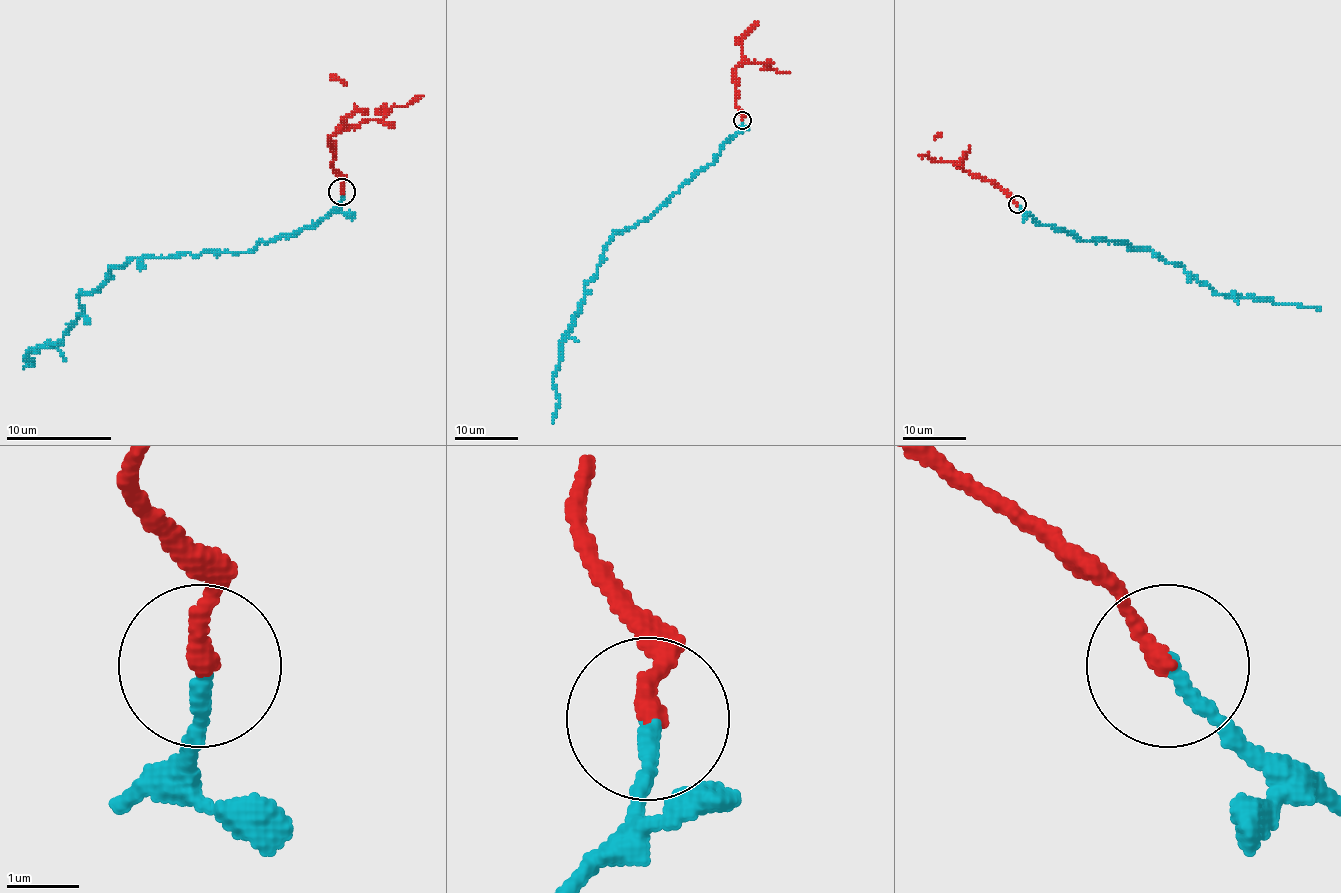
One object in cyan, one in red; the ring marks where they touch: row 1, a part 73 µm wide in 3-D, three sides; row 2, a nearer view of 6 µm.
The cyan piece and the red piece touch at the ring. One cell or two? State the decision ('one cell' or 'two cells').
one cell

